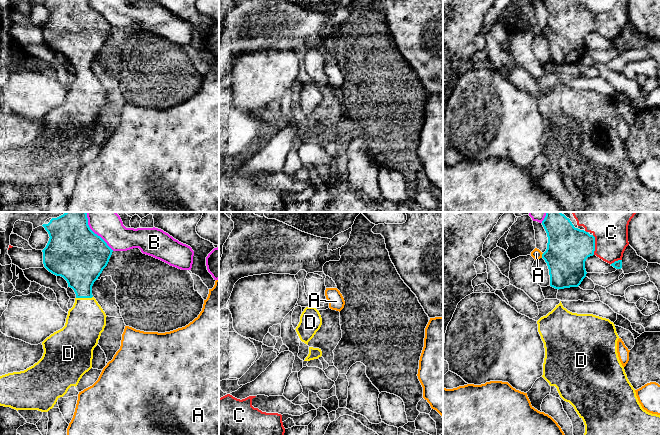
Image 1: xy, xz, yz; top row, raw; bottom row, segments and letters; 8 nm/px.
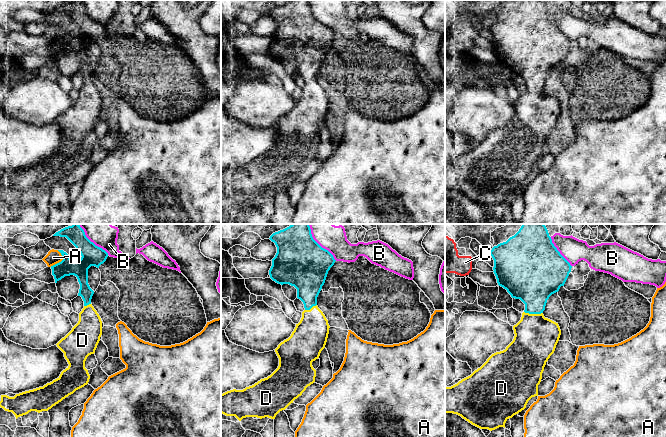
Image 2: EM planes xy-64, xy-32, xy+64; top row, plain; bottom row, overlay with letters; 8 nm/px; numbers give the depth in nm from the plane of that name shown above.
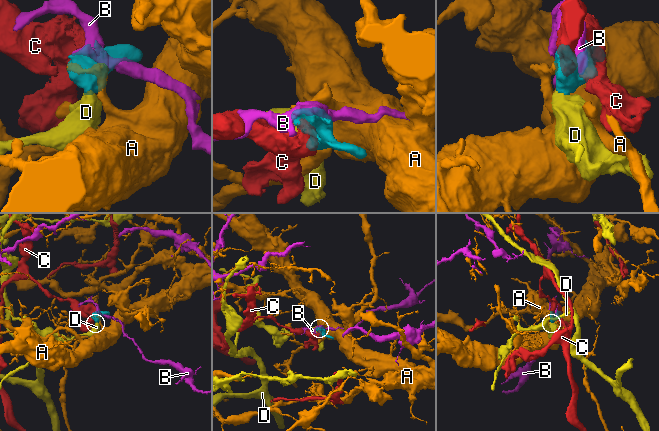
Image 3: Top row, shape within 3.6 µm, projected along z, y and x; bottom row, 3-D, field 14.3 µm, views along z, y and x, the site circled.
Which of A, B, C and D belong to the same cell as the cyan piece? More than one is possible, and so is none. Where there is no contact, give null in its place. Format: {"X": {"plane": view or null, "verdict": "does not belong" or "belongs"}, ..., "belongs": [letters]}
{"A": {"plane": "yz", "verdict": "does not belong"}, "B": {"plane": "xy", "verdict": "does not belong"}, "C": {"plane": "yz", "verdict": "does not belong"}, "D": {"plane": "xy", "verdict": "belongs"}, "belongs": ["D"]}

